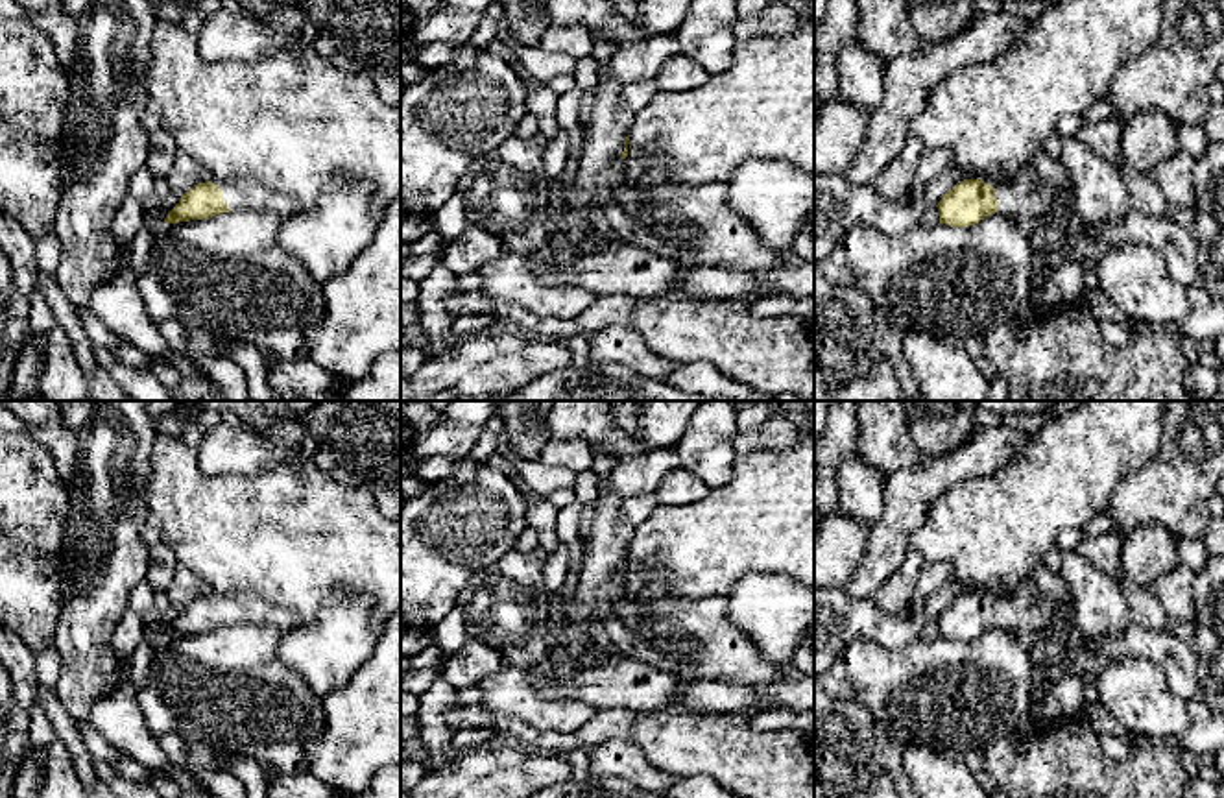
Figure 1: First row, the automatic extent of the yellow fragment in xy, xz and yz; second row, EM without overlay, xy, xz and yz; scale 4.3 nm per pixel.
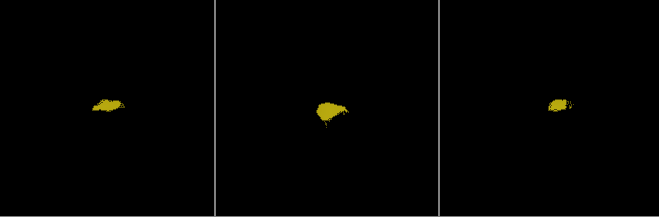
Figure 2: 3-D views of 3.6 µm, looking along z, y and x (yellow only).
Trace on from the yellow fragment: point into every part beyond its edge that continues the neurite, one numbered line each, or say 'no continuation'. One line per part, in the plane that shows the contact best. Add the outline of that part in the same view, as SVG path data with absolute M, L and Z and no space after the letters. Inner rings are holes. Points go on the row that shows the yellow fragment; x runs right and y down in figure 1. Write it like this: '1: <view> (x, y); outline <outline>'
1: xy (239, 194); outline M209 179L209 183L220 187L229 211L271 211L282 218L299 212L299 205L294 198L268 190L260 183L249 179L227 179L222 183Z

